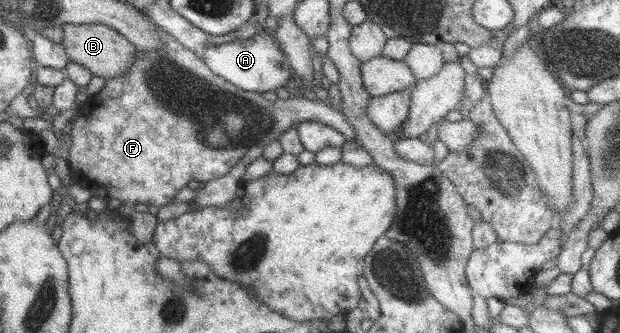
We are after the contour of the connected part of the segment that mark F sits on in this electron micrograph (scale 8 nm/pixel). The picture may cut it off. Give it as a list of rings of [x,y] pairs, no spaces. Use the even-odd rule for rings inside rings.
[[[159,29],[157,32],[161,34],[161,49],[147,53],[136,51],[129,70],[107,80],[105,87],[90,96],[66,128],[69,134],[69,158],[66,161],[69,161],[73,184],[89,189],[93,197],[160,208],[174,199],[183,187],[187,187],[189,181],[203,183],[229,173],[247,151],[279,140],[280,135],[296,122],[325,124],[341,132],[347,144],[357,145],[353,127],[345,115],[329,103],[299,96],[272,102],[261,94],[237,89],[211,73],[195,52],[185,49],[171,35]]]

